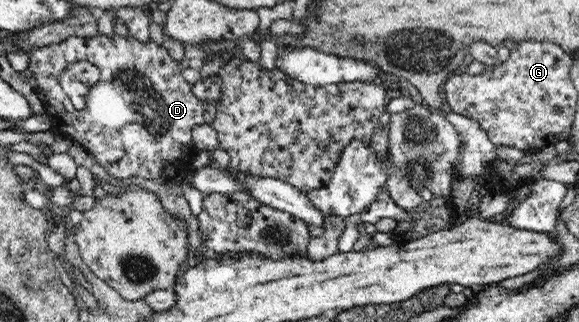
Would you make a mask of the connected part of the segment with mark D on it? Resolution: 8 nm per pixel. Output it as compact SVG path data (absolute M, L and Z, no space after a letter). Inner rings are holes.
M100 34L92 39L69 37L57 44L35 49L29 56L28 68L31 71L29 82L33 89L45 95L46 113L53 121L50 130L77 140L108 174L118 179L118 182L141 177L170 184L169 178L165 177L169 164L180 166L182 177L194 170L192 162L188 162L187 154L190 154L195 146L193 129L204 123L206 102L193 94L192 85L185 80L179 65L164 47L154 41L141 43L133 36L128 39L119 35L108 38ZM81 61L94 64L100 70L101 80L90 88L84 110L77 111L69 96L65 94L59 79L69 65Z

